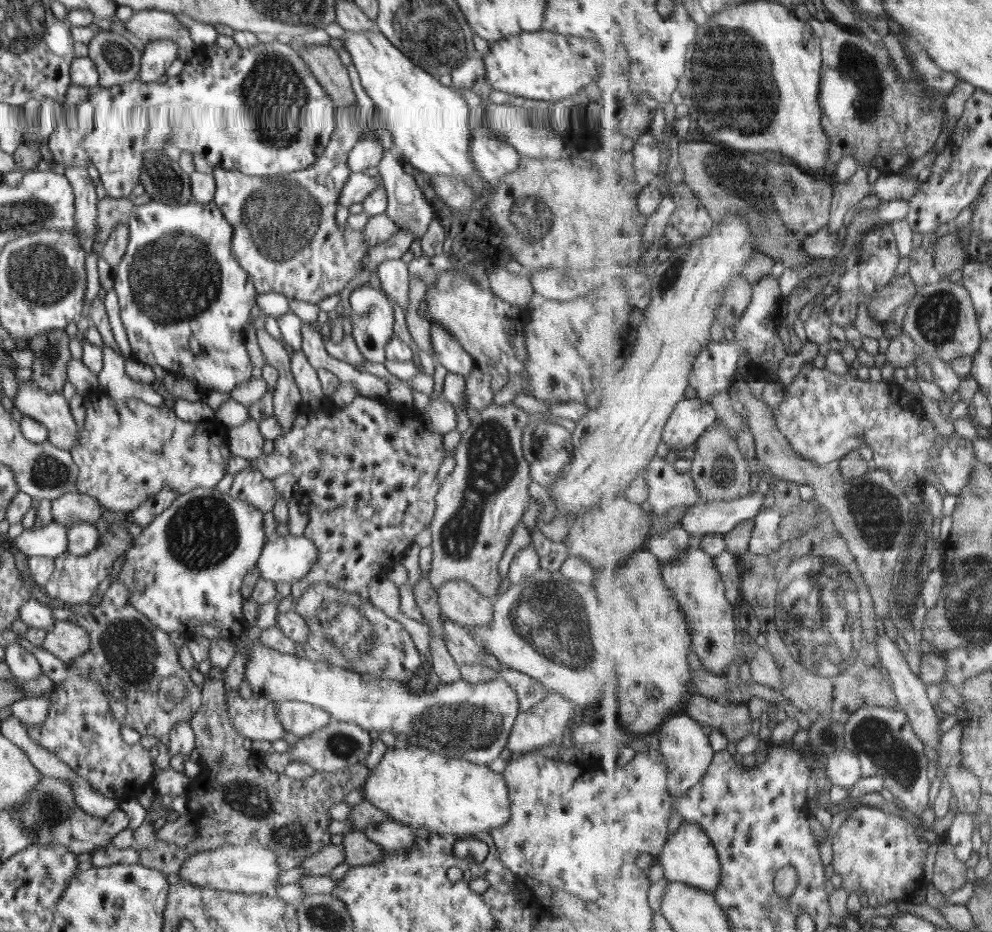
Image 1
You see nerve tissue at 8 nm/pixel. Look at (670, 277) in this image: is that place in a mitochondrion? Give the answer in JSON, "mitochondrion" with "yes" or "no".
{"mitochondrion":"yes"}

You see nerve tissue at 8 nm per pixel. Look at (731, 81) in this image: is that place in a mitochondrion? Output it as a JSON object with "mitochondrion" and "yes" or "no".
{"mitochondrion":"yes"}

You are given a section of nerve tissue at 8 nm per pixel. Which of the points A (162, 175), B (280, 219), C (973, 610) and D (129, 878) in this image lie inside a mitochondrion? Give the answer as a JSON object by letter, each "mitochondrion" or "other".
{"A":"mitochondrion","B":"mitochondrion","C":"mitochondrion","D":"other"}

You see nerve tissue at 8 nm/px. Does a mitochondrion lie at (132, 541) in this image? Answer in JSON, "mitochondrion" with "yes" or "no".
{"mitochondrion":"no"}

